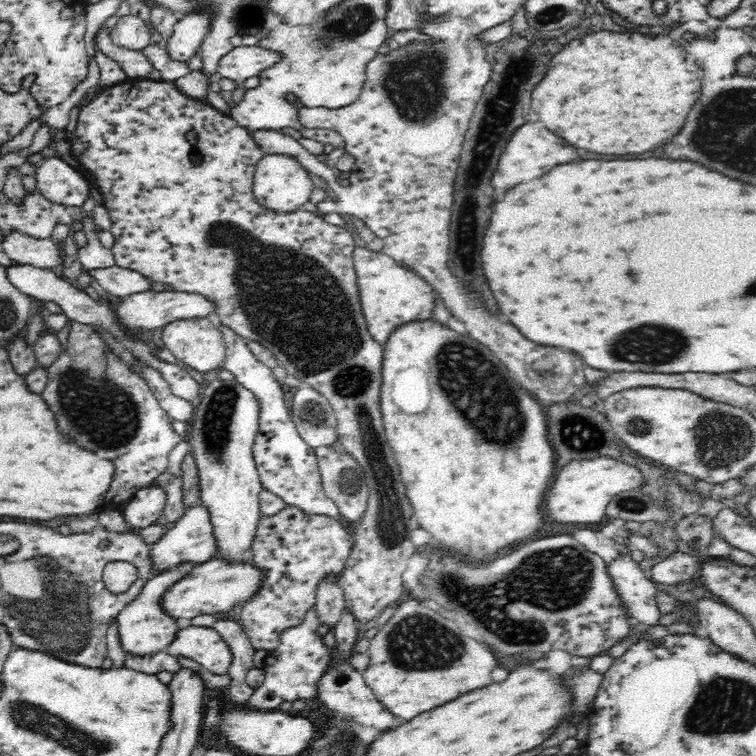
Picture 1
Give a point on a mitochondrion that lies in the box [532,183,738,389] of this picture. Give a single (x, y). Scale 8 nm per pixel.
(648, 344)

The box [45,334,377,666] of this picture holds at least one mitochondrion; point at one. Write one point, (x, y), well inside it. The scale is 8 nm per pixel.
(109, 417)

